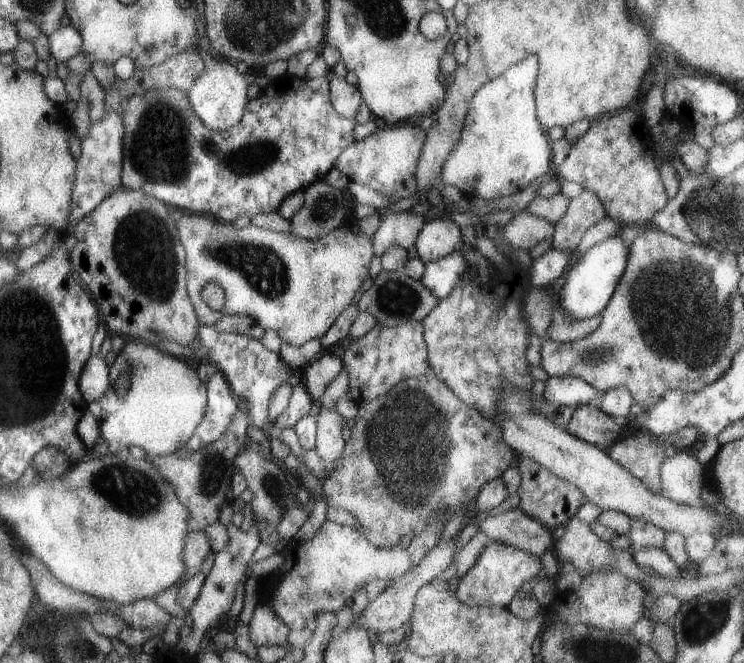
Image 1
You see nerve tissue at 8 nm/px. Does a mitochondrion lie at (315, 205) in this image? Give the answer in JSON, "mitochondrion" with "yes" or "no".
{"mitochondrion":"yes"}

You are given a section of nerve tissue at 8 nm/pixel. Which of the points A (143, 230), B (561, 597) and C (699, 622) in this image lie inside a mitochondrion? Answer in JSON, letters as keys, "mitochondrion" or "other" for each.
{"A":"mitochondrion","B":"other","C":"mitochondrion"}

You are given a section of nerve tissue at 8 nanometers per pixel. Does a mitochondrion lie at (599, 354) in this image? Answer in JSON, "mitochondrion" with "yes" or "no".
{"mitochondrion":"yes"}

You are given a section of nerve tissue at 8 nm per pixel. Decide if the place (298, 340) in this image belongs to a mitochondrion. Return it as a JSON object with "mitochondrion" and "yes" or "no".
{"mitochondrion":"no"}

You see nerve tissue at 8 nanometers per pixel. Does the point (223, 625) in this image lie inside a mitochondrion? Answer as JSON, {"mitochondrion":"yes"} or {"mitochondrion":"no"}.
{"mitochondrion":"no"}

